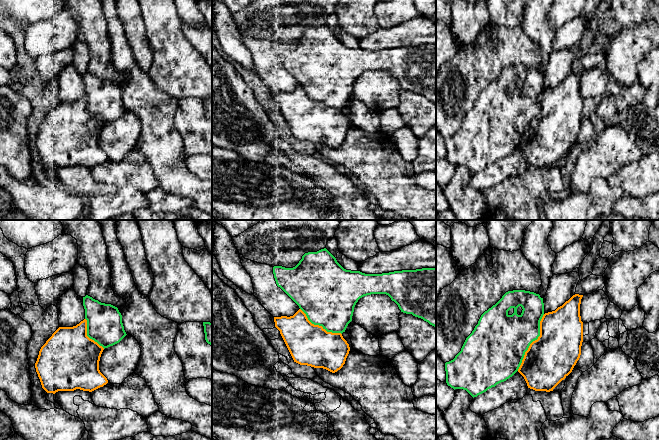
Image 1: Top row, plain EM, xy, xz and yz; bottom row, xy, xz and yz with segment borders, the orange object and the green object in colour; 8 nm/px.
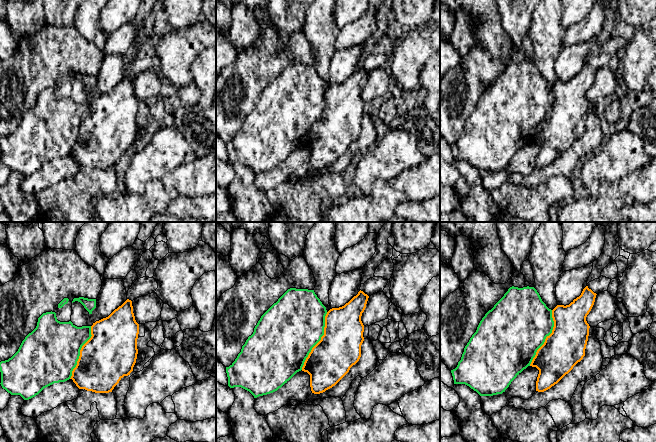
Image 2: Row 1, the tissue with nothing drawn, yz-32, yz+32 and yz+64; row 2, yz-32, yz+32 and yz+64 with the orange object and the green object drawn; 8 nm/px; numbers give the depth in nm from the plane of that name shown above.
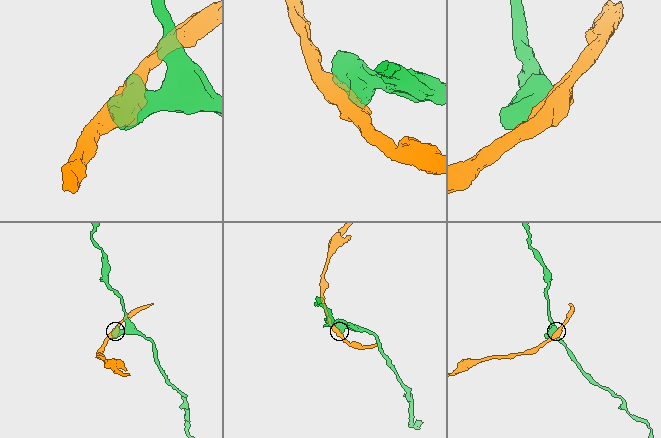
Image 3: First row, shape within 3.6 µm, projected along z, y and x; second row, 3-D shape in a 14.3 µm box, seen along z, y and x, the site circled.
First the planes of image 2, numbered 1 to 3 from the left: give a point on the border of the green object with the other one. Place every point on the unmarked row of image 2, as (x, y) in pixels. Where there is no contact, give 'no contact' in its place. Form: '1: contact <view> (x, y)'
1: contact yz-32 (80, 128)
2: contact yz+32 (319, 117)
3: contact yz+64 (546, 114)

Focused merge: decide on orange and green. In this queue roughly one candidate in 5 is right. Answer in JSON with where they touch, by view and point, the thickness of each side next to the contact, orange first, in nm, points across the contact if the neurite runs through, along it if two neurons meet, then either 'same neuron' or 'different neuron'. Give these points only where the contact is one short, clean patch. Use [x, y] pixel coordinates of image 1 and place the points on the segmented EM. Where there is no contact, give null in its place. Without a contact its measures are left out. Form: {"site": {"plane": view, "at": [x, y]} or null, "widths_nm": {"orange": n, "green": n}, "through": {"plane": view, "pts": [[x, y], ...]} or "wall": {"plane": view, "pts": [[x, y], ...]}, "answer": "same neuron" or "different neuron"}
{"site": {"plane": "yz", "at": [532, 342]}, "widths_nm": {"orange": 380, "green": 420}, "answer": "different neuron"}

